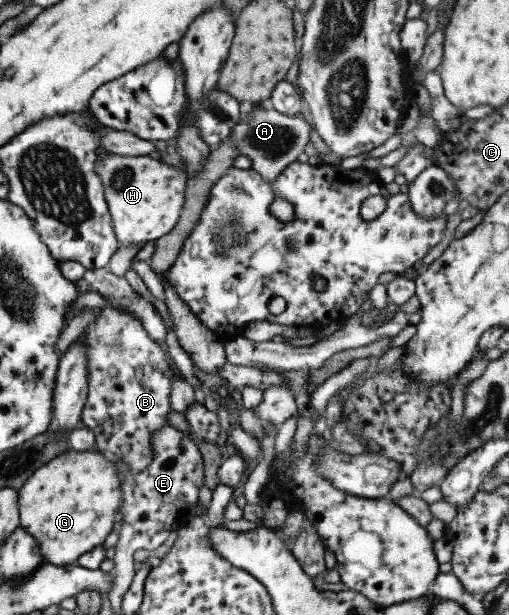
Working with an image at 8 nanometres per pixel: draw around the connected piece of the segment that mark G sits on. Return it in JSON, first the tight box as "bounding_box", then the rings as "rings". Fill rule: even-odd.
{"bounding_box":[17,450,121,566],"rings":[[[68,450],[58,453],[52,460],[37,468],[17,490],[19,527],[32,535],[37,542],[37,549],[46,563],[54,566],[72,564],[77,557],[102,545],[108,533],[112,531],[115,519],[119,518],[121,505],[121,472],[113,463],[113,458],[96,451]]]}

